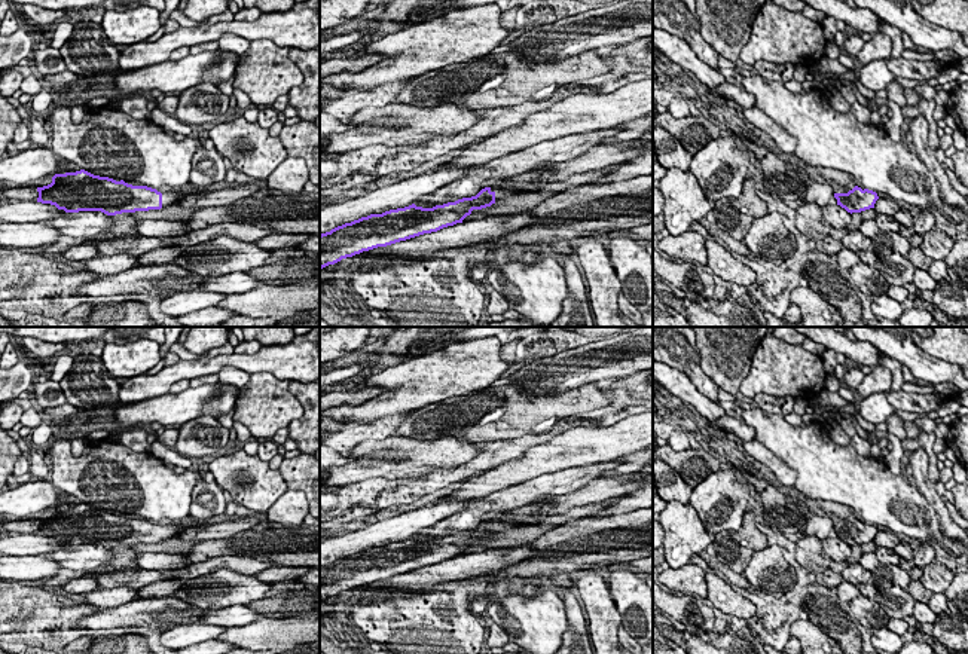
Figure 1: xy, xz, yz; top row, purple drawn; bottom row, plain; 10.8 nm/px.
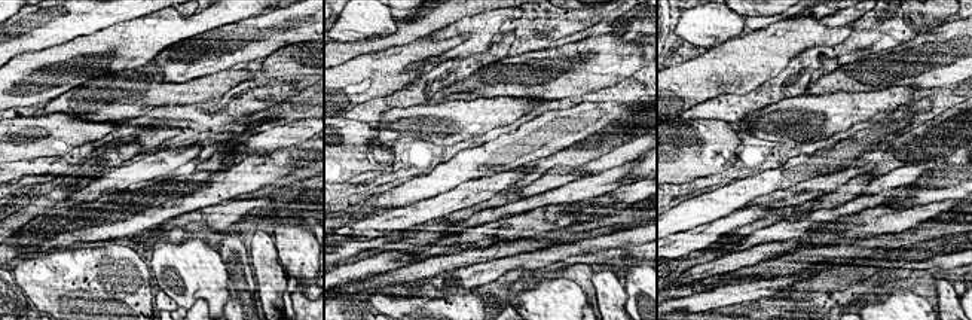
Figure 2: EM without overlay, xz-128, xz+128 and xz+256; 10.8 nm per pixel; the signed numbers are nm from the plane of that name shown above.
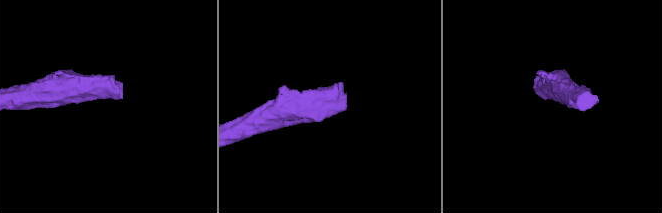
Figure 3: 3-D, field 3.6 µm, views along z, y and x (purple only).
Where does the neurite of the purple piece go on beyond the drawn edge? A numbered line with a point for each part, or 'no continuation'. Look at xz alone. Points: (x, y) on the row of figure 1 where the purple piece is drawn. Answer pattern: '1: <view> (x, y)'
1: xz (501, 192)

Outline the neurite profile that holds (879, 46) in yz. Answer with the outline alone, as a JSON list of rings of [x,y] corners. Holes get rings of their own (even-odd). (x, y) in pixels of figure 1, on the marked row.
[[[885,33],[873,34],[868,42],[864,42],[861,51],[858,52],[858,61],[865,65],[874,59],[886,59],[892,52],[892,40]]]

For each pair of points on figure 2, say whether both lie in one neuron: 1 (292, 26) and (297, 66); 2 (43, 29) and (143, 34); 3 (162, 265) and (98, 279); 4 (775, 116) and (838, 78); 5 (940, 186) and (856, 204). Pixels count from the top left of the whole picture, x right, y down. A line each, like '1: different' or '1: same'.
1: different
2: different
3: different
4: different
5: different

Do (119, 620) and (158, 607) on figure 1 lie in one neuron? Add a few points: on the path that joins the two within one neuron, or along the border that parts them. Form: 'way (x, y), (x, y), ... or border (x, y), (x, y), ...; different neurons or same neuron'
way (128, 616), (149, 613); same neuron

